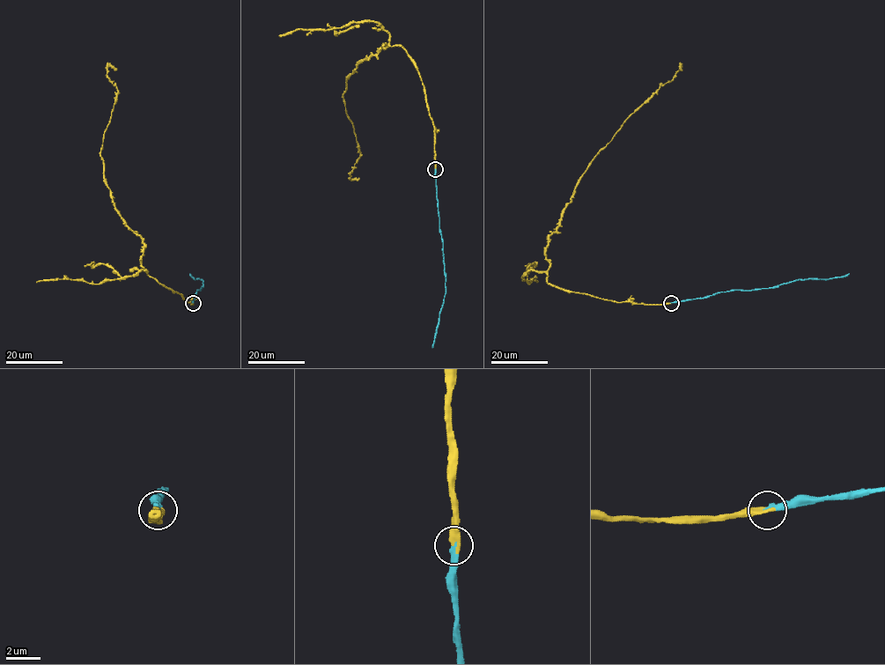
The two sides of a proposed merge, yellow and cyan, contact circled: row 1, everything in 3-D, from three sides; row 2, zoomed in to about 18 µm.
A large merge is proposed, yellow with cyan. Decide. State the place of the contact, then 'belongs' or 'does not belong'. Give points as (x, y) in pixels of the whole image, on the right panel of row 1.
place (671, 303); belongs

